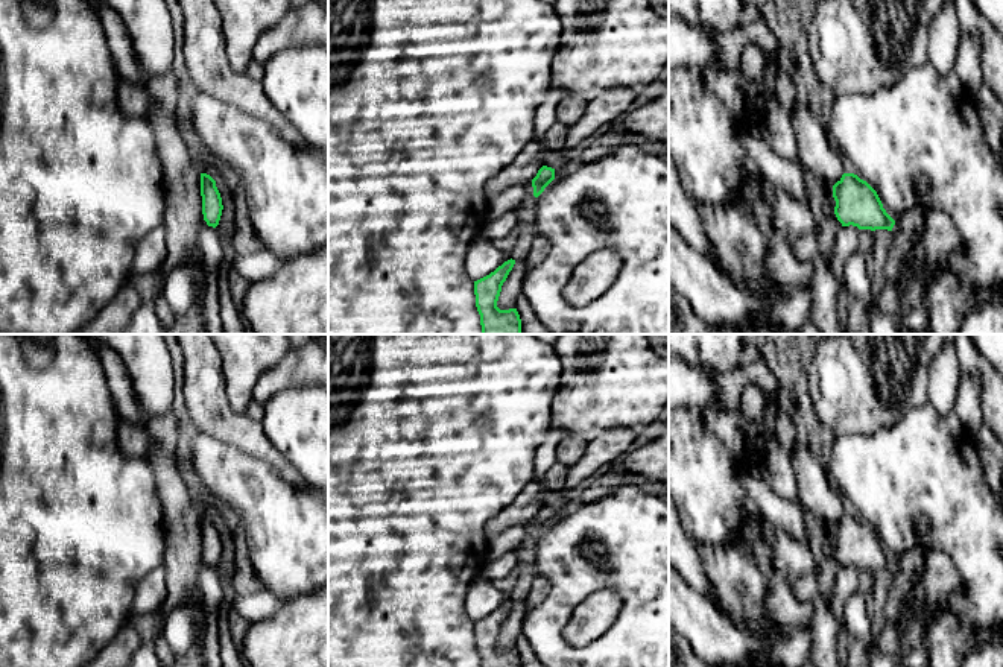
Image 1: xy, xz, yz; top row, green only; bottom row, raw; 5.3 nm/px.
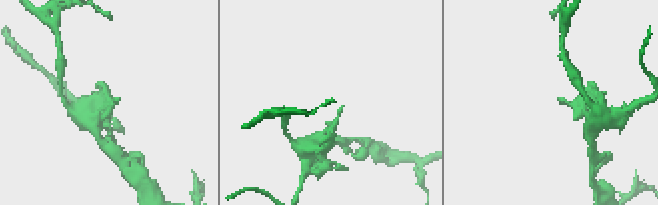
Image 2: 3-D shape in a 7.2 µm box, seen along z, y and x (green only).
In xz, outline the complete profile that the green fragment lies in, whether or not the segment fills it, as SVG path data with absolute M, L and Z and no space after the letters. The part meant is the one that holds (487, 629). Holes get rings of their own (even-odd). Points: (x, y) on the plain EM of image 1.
M508 600L489 615L474 621L476 647L482 667L521 667L517 649L500 650L497 641L502 626L512 611L515 600Z

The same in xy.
M201 514L201 536L204 561L208 567L216 568L219 565L223 545L216 521L207 514Z

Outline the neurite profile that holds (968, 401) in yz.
M962 371L953 413L971 438L974 438L983 425L982 386L976 374Z

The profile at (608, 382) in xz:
M559 334L555 351L564 366L561 386L552 400L552 427L591 442L615 428L641 431L669 413L669 359L657 356L646 334Z

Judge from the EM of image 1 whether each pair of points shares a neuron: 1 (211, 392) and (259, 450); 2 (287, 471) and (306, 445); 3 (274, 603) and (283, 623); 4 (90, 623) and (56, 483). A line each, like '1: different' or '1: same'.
1: same
2: different
3: different
4: same

